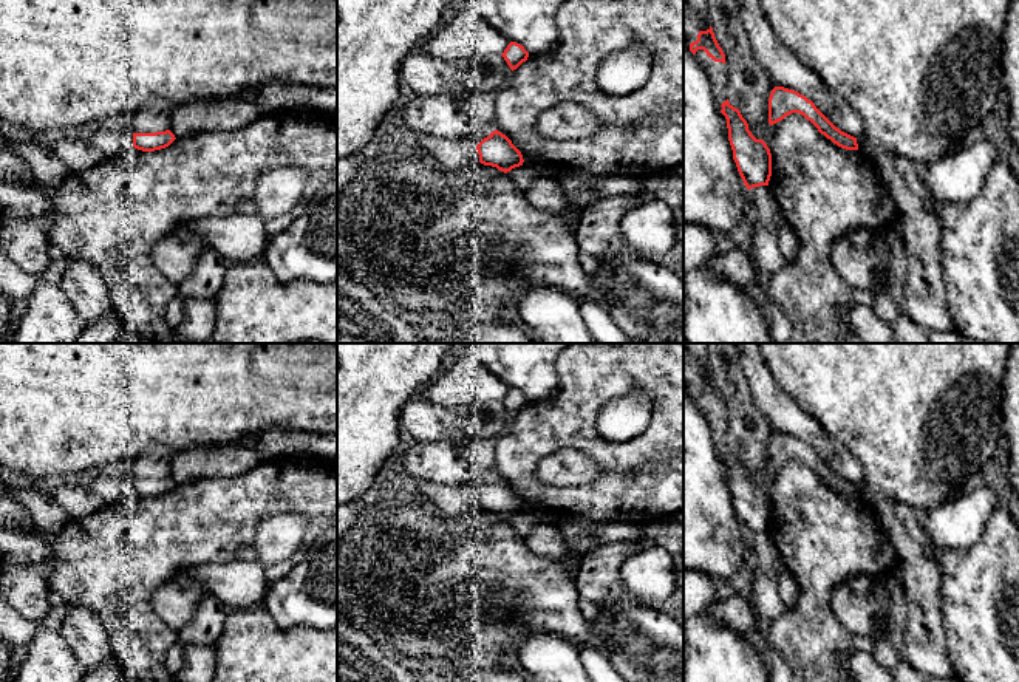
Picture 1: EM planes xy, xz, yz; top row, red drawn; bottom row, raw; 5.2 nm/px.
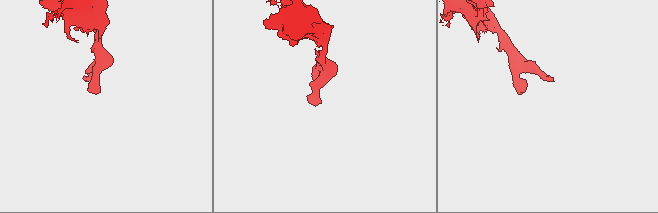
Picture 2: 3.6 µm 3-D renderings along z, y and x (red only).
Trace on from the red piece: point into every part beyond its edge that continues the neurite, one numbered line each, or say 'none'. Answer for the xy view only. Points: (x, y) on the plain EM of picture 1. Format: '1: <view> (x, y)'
none

